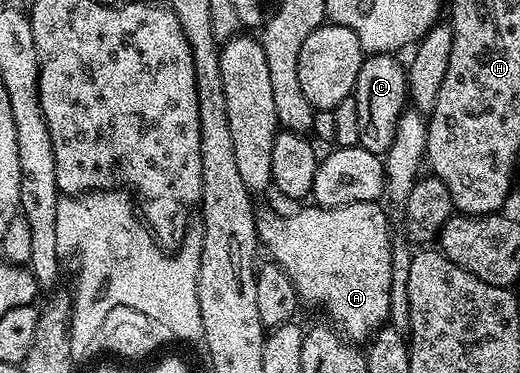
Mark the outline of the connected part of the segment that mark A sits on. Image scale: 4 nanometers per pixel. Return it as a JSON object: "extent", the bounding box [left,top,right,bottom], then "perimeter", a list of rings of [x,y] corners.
{"extent":[256,200,394,342],"perimeter":[[[371,200],[333,208],[311,206],[293,216],[261,211],[256,217],[259,243],[268,247],[272,255],[269,256],[271,263],[278,265],[290,282],[294,282],[294,290],[300,295],[301,305],[309,304],[316,308],[321,304],[328,311],[327,319],[352,342],[367,341],[376,329],[385,327],[390,310],[390,262],[394,233],[388,225],[388,216],[382,205]]]}

